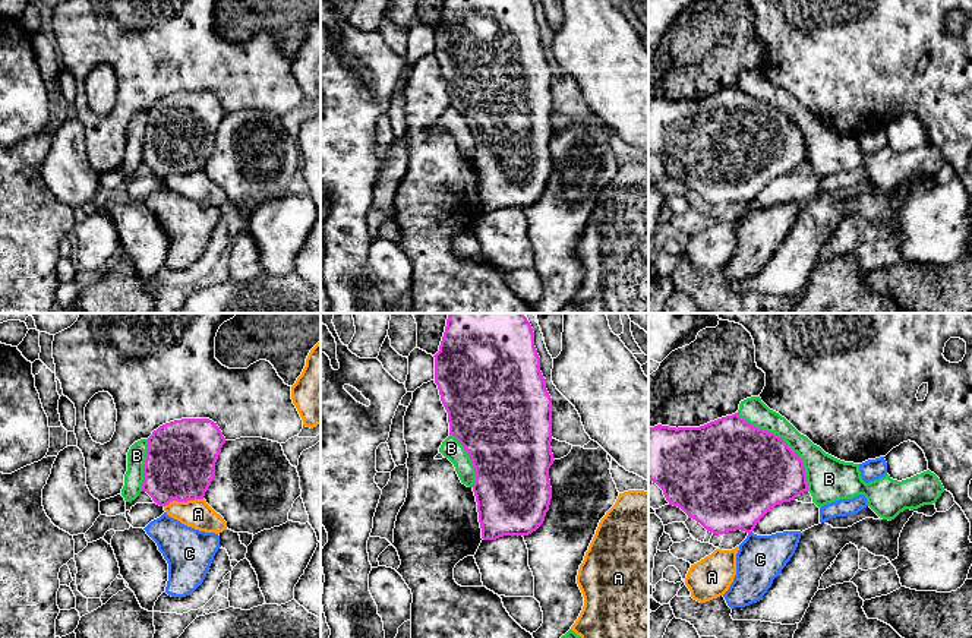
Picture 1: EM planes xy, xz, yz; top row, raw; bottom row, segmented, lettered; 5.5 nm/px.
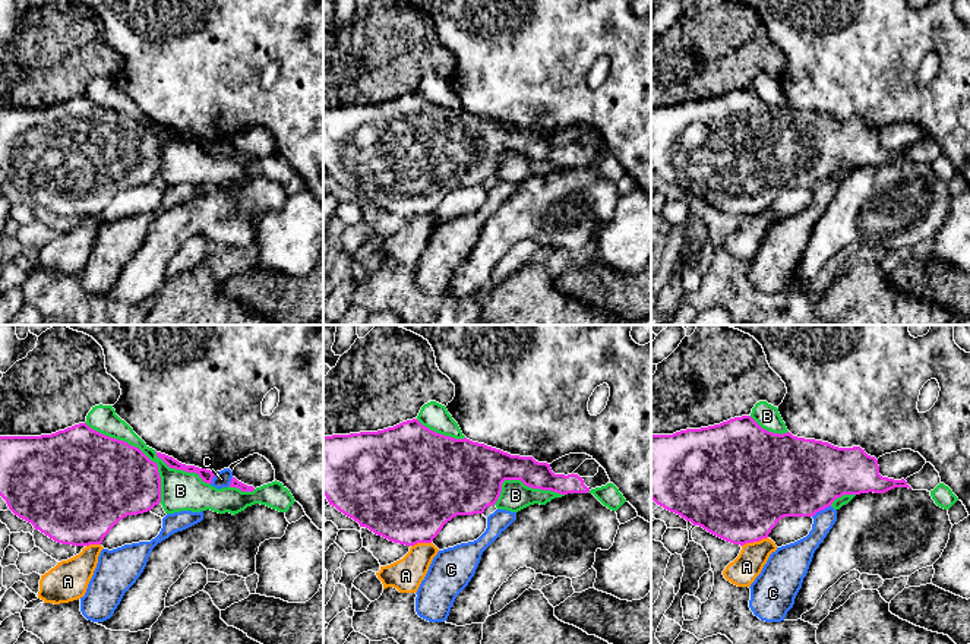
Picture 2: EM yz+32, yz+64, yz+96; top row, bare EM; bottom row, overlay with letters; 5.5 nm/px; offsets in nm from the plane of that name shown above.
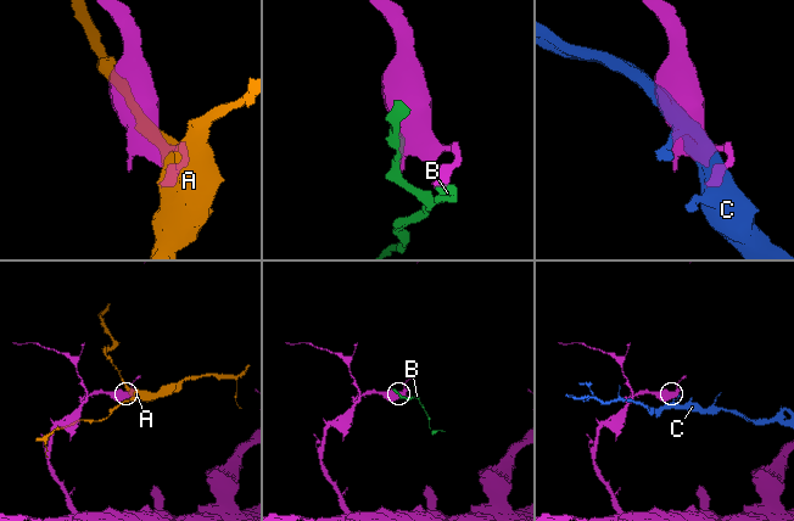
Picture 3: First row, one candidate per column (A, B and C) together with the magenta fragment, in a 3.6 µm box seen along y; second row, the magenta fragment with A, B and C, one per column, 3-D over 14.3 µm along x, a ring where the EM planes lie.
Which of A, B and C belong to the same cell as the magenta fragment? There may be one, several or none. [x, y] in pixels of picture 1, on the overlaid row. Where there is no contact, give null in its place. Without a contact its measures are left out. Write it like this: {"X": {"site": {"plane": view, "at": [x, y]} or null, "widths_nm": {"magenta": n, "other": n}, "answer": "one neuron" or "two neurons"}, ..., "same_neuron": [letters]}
{"A": {"site": {"plane": "xy", "at": [183, 501]}, "widths_nm": {"magenta": 380, "other": 160}, "answer": "two neurons"}, "B": {"site": {"plane": "yz", "at": [785, 442]}, "widths_nm": {"magenta": 480, "other": 180}, "answer": "two neurons"}, "C": {"site": {"plane": "yz", "at": [750, 531]}, "widths_nm": {"magenta": 440, "other": 260}, "answer": "two neurons"}, "same_neuron": []}

